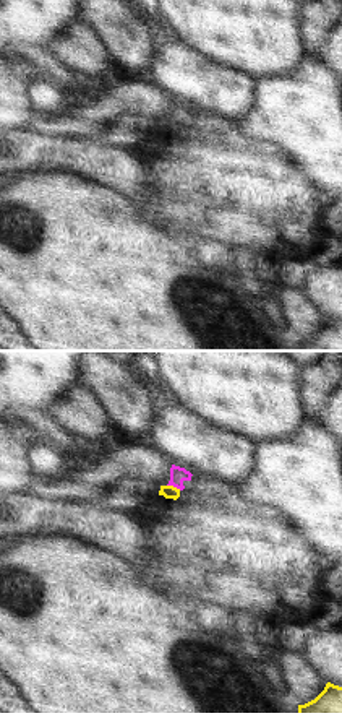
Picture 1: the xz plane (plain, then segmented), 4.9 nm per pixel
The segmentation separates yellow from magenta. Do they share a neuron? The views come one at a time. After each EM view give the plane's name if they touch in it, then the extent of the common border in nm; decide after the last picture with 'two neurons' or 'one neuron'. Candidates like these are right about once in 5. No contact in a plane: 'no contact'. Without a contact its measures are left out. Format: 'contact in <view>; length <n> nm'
contact in xz; length 80 nm

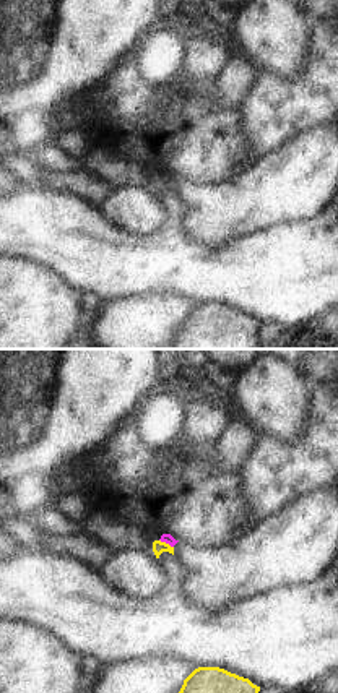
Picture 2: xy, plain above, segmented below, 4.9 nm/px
contact in xy; length 80 nm

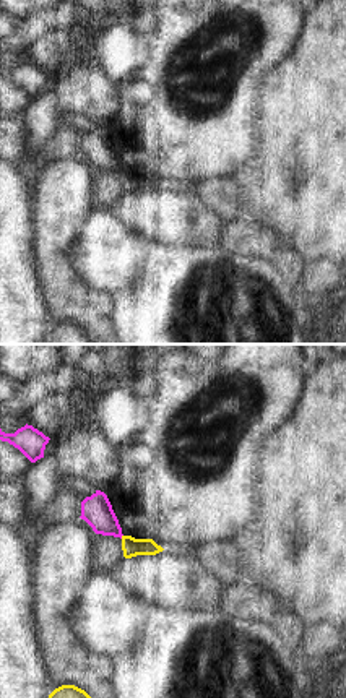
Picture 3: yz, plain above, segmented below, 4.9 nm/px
no contact

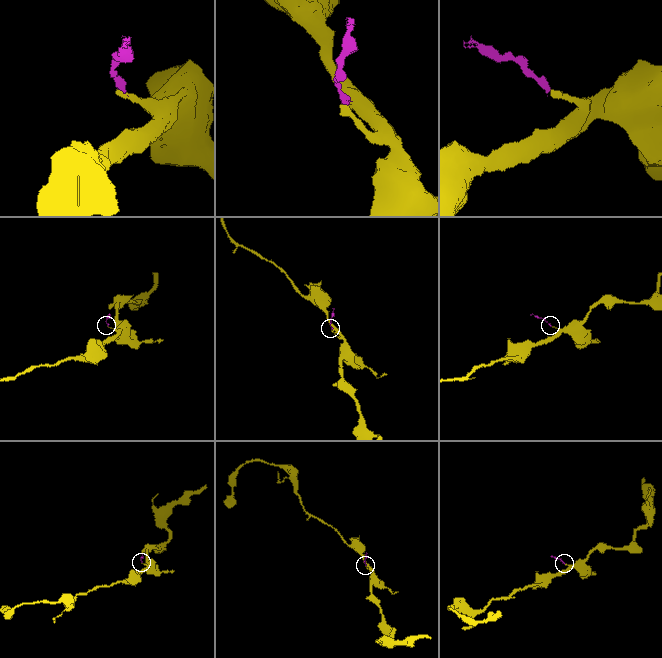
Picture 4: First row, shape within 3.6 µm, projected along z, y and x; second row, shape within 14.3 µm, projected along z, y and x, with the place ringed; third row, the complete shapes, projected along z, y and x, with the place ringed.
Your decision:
two neurons

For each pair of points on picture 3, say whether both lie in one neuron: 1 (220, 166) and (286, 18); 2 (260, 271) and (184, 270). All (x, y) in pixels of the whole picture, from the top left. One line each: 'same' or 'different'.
1: same
2: same

